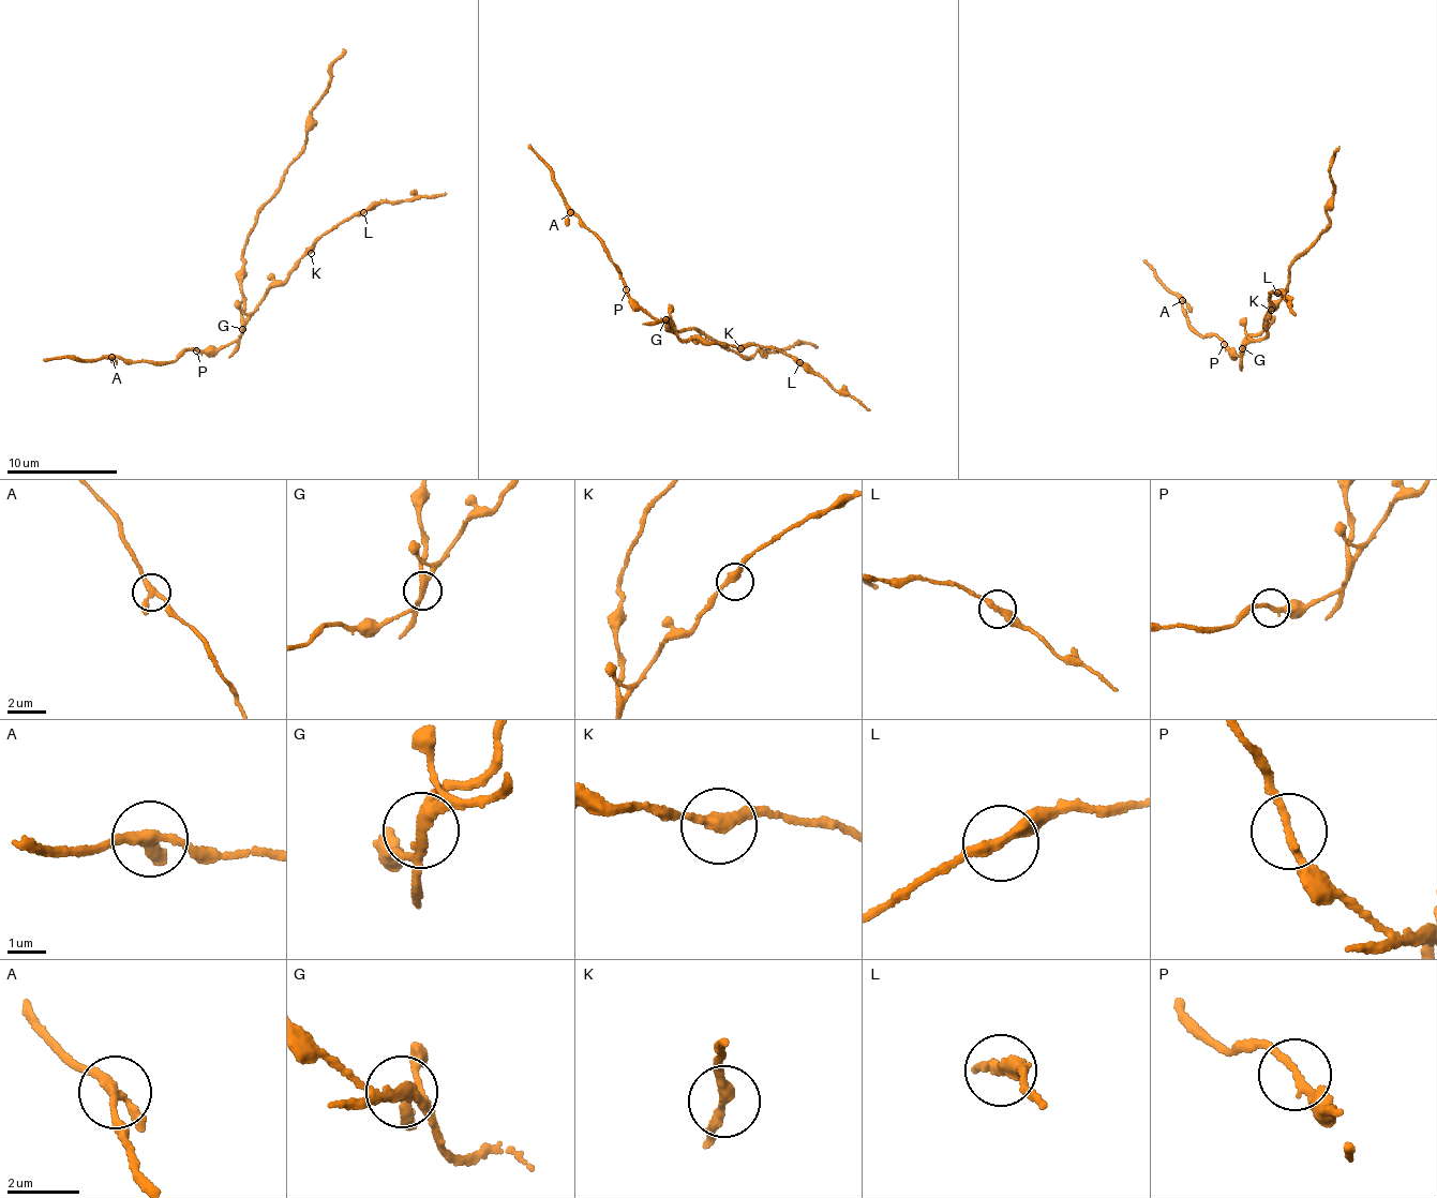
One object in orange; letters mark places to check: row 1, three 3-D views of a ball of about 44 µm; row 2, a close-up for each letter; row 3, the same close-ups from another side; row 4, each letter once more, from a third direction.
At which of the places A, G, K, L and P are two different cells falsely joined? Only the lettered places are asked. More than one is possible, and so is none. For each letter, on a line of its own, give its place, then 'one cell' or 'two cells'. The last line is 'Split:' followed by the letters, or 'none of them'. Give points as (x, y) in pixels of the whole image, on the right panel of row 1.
A: at (1182, 300); one cell
G: at (1242, 348); two cells
K: at (1271, 310); one cell
L: at (1277, 293); one cell
P: at (1224, 344); one cell
Split: G

